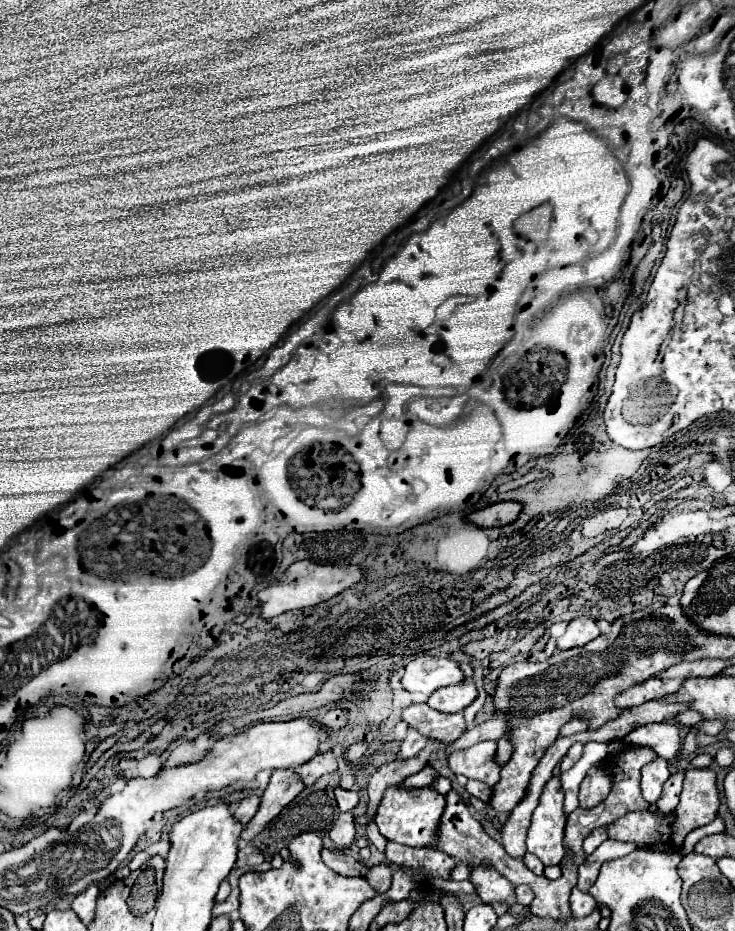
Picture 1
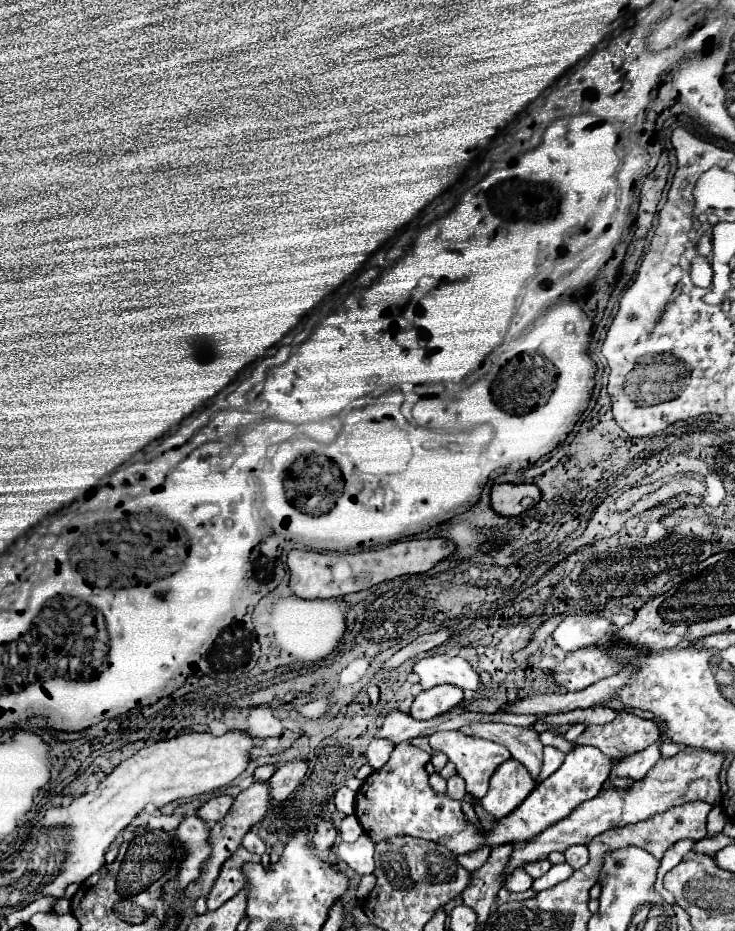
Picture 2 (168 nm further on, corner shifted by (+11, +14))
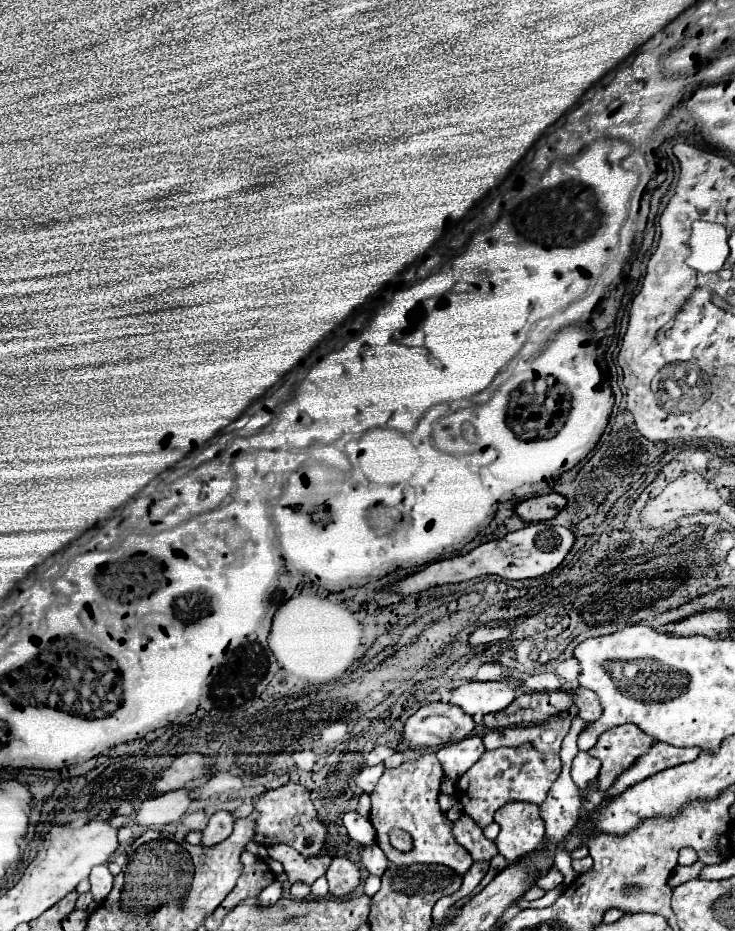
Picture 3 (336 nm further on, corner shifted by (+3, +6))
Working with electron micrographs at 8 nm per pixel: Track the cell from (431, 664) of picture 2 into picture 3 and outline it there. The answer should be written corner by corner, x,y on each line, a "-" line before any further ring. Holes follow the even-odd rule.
470,682
452,690
452,704
470,716
494,714
516,700
514,690
502,682

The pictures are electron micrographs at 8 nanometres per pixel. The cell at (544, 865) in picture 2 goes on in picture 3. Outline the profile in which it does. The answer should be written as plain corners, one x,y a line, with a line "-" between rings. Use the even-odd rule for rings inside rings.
552,866
538,882
536,882
536,886
540,886
542,890
552,890
554,886
558,886
558,884
562,884
562,874
560,874
560,870
556,868
556,866

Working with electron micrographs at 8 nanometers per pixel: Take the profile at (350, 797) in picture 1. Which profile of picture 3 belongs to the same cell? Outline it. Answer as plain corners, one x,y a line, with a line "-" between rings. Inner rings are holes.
346,812
344,814
344,826
348,830
348,836
360,844
360,846
376,846
376,830
370,826
370,820
360,816
358,812

